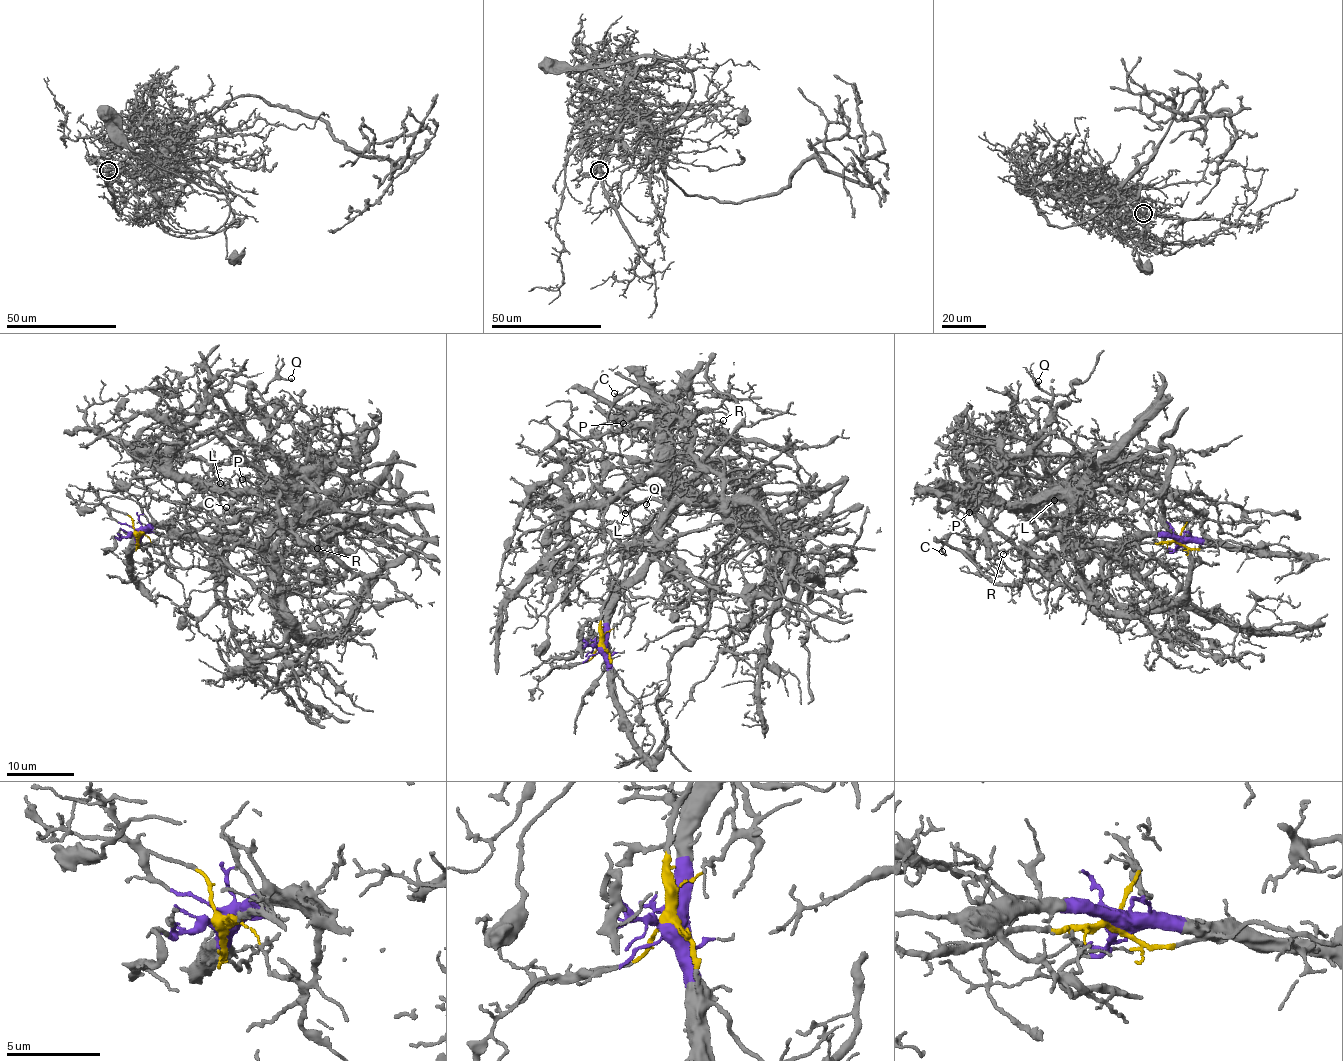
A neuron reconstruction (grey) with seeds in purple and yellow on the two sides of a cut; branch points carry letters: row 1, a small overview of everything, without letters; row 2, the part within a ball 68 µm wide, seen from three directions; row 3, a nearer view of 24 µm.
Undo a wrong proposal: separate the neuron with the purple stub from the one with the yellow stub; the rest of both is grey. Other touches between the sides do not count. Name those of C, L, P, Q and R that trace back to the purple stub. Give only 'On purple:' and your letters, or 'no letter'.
On purple: C, L, P, Q, R

